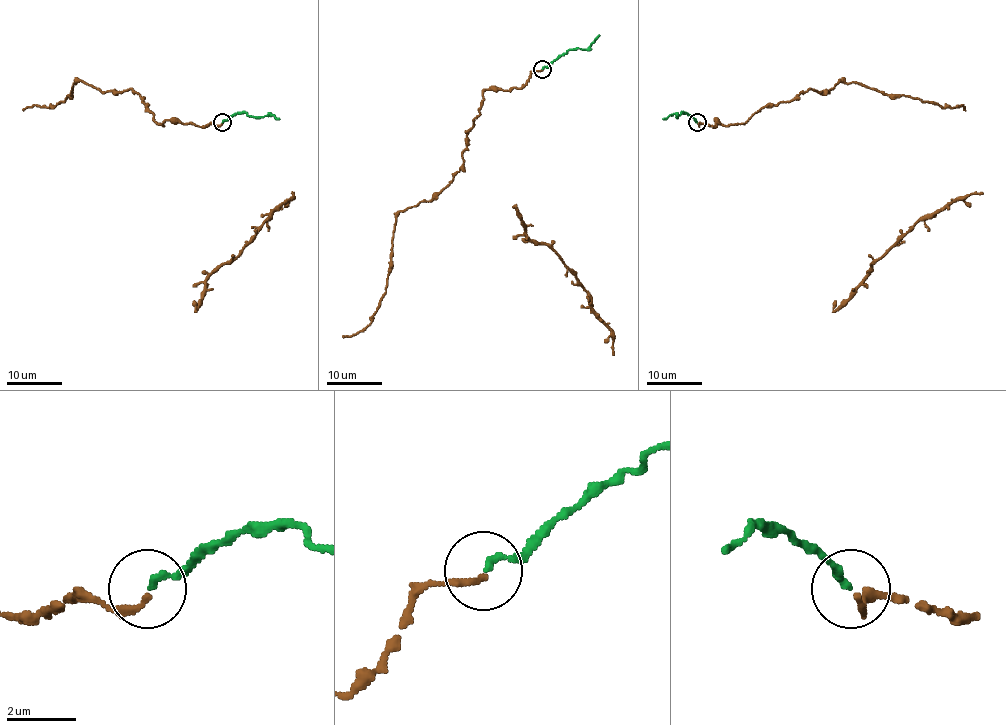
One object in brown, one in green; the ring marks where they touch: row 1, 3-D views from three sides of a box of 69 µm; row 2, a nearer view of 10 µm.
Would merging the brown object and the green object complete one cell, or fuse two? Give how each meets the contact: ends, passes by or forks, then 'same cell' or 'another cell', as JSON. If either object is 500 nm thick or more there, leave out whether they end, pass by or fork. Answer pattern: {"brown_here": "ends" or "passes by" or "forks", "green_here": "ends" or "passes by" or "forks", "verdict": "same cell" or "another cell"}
{"brown_here": "ends", "green_here": "ends", "verdict": "same cell"}

